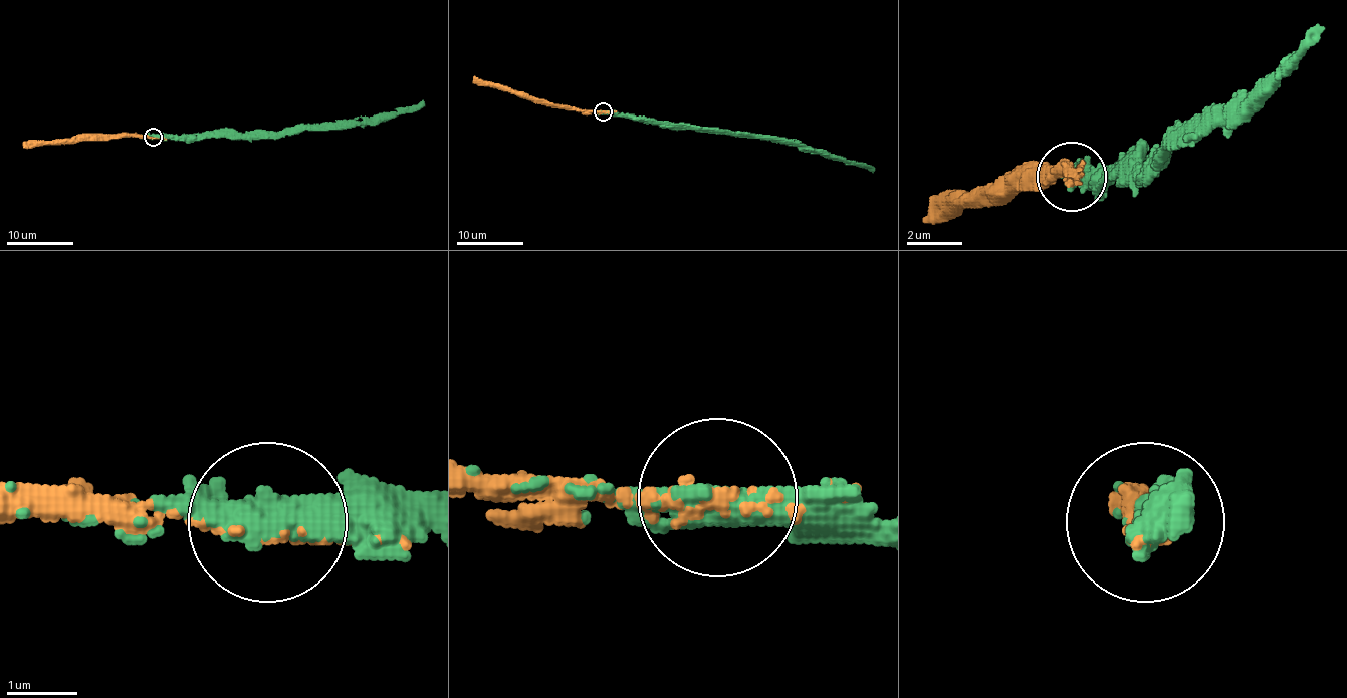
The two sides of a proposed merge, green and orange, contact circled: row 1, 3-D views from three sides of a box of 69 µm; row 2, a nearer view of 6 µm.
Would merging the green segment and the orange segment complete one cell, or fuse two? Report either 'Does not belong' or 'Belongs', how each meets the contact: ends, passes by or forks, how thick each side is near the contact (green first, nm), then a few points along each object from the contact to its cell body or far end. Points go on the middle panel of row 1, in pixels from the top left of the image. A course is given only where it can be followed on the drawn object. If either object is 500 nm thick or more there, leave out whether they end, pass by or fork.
Belongs. At the ring green passes by. At the ring orange passes by. Thickness 480 nm (green) against 110 nm. Course of green: (604, 112), (800, 141), (815, 149), (866, 164), (874, 170). Course of orange: (604, 112), (567, 110), (528, 100), (507, 90), (484, 85), (474, 75)

